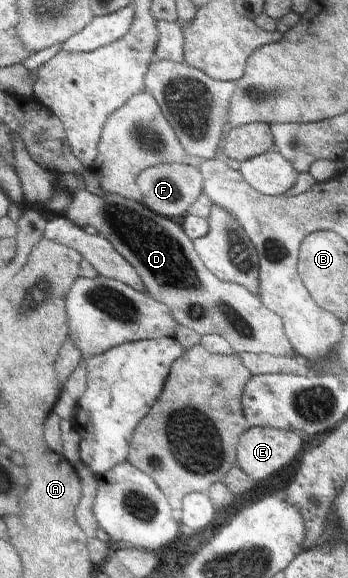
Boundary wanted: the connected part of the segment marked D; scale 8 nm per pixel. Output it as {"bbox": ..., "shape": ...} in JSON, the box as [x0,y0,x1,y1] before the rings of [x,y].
{"bbox":[64,190,294,355],"shape":[[[88,190],[77,191],[64,216],[77,226],[91,225],[138,272],[147,293],[168,307],[176,323],[204,334],[223,337],[236,354],[294,355],[285,336],[283,321],[248,288],[222,281],[202,261],[193,241],[183,227],[154,213],[141,203],[121,195],[104,192],[101,196]]]}

